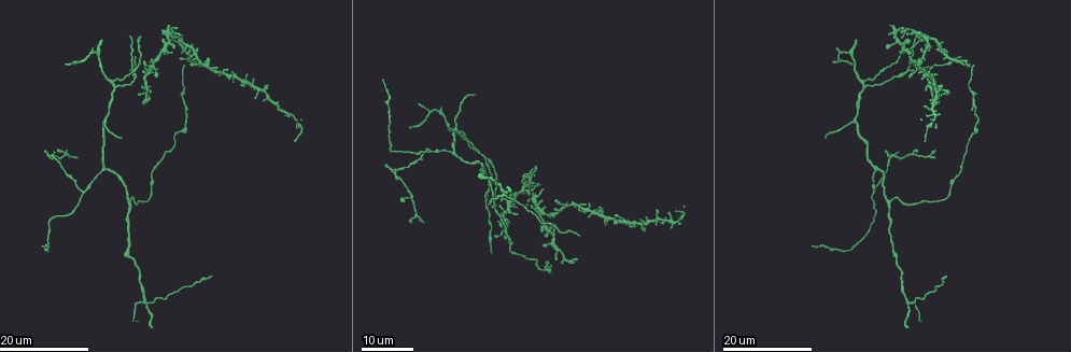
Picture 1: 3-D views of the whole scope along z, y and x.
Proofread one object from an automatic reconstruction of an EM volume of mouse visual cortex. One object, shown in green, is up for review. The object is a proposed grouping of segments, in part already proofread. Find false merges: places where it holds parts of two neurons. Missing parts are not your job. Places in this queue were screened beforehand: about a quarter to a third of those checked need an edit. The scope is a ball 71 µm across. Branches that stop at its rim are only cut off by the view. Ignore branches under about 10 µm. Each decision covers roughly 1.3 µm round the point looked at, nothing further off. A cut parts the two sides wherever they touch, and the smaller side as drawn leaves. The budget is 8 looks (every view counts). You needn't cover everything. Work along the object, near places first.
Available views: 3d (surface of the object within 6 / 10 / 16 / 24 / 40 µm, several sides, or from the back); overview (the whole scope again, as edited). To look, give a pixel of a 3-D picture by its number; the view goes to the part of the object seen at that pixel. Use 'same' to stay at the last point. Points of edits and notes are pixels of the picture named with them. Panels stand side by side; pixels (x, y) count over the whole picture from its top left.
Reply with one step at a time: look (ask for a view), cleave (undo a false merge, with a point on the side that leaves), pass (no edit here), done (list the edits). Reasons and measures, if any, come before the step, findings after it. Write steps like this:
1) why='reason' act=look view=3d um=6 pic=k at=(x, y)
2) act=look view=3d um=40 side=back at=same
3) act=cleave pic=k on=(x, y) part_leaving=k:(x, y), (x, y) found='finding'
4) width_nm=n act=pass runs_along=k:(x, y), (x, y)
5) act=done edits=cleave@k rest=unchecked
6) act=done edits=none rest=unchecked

why='thin arm on a thick one' act=look view=3d um=16 pic=1 at=(911, 303)

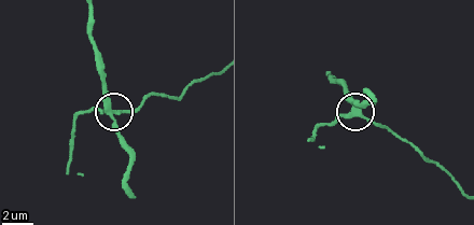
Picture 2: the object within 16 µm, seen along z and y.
act=look view=3d um=6 pic=2 at=(116, 114)

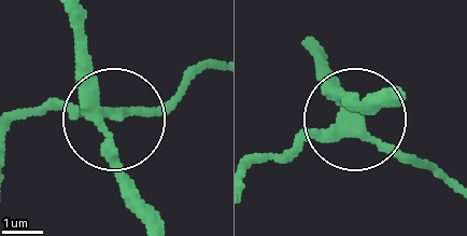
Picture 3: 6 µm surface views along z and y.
act=cleave pic=3 on=(147, 108) part_leaving=3:(102, 111), (160, 108), (212, 70) found='a second neuron is stuck on'

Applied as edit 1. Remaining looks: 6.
why='thin arm on a thick one' act=look view=3d um=24 pic=1 at=(82, 194)

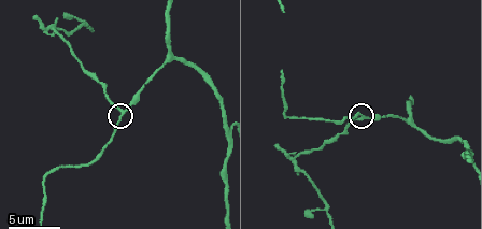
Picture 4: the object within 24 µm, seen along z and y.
why='closer look' act=look view=3d um=6 pic=4 at=(119, 112)

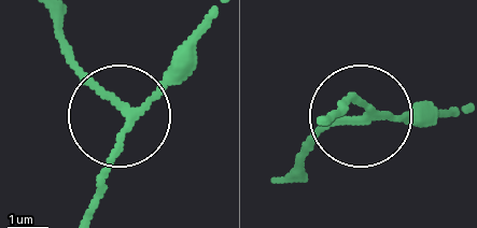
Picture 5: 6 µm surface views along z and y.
why='from behind' act=look view=3d um=6 side=back pic=5 at=(365, 116)

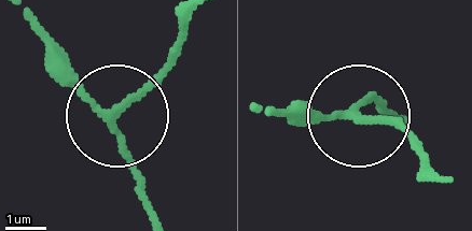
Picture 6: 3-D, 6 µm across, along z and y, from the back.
side_arm_um=25 act=pass runs_along=6:(28, 20), (111, 106), (179, 44) found='one neuron here'

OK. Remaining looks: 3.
why='calibre changes' act=look view=3d um=16 pic=4 at=(301, 151)

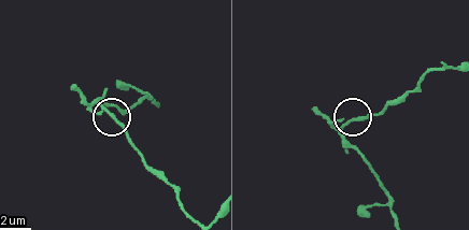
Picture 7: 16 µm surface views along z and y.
act=look view=3d um=16 side=back pic=7 at=(352, 121)

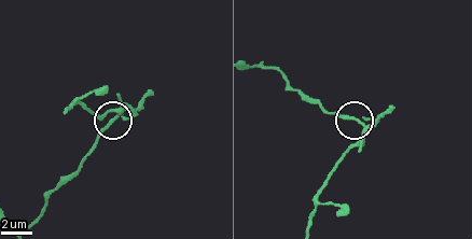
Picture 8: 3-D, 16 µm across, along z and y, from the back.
width_nm=180 act=cleave pic=8 on=(113, 109) part_leaving=8:(126, 110), (112, 110), (99, 117), (80, 101), (66, 110) found='two neurons meet here'

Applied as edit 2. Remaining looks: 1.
act=done edits=cleave@3,cleave@8 rest=unchecked

